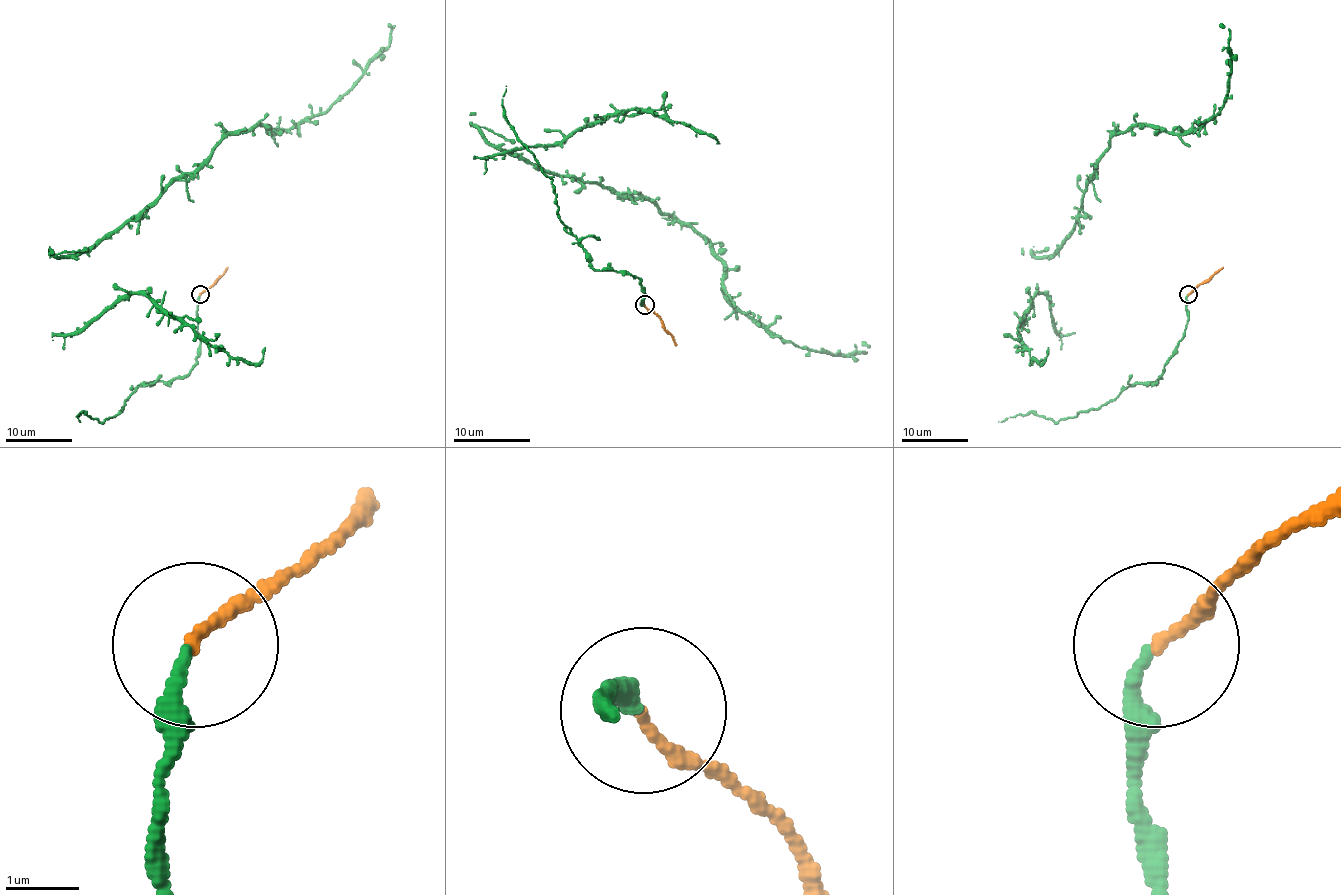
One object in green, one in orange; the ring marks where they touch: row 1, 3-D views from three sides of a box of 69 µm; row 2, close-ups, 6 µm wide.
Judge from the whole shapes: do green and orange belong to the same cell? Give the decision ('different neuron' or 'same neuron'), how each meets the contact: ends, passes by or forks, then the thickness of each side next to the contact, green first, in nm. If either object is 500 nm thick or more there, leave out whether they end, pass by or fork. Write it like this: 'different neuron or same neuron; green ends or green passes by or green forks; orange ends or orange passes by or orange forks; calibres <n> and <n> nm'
same neuron; green ends; orange ends; calibres 170 and 160 nm

